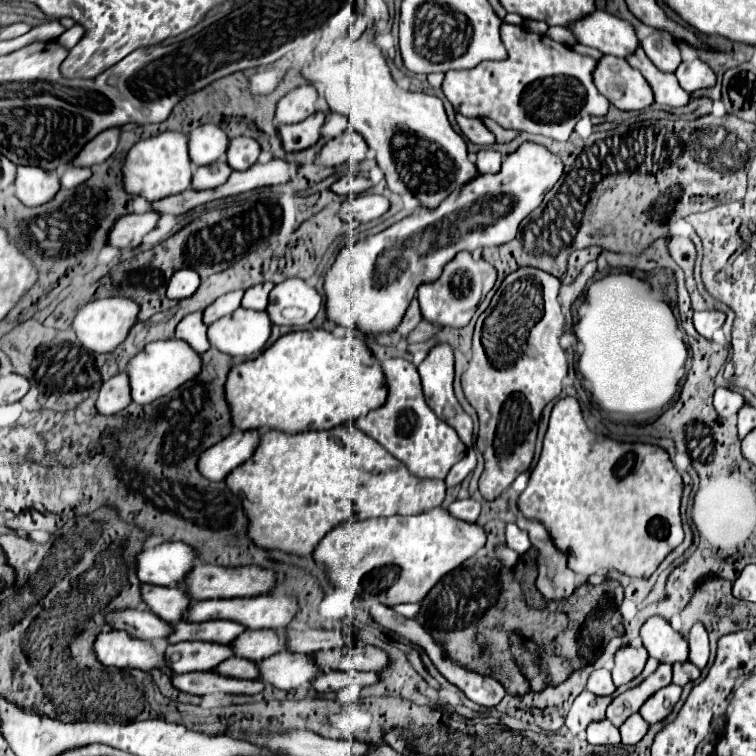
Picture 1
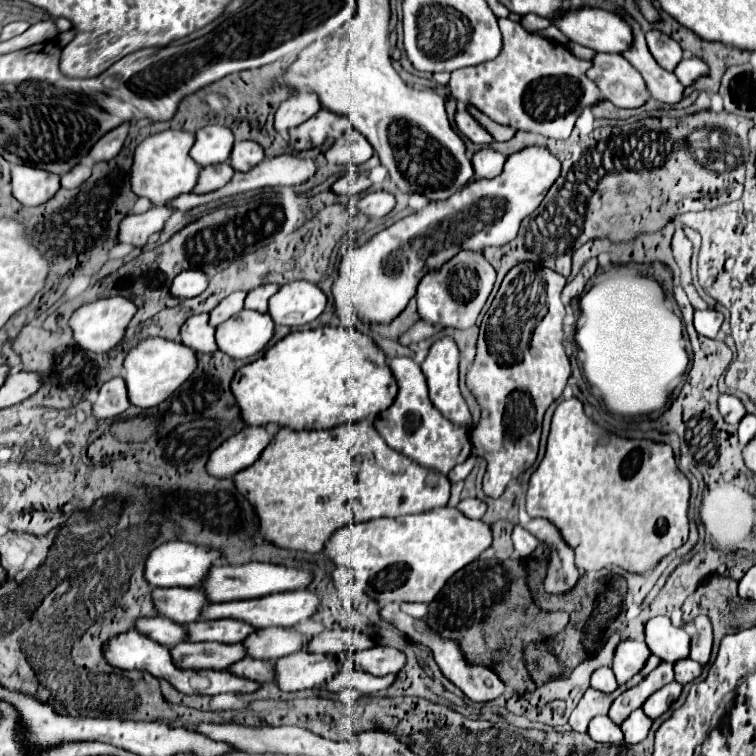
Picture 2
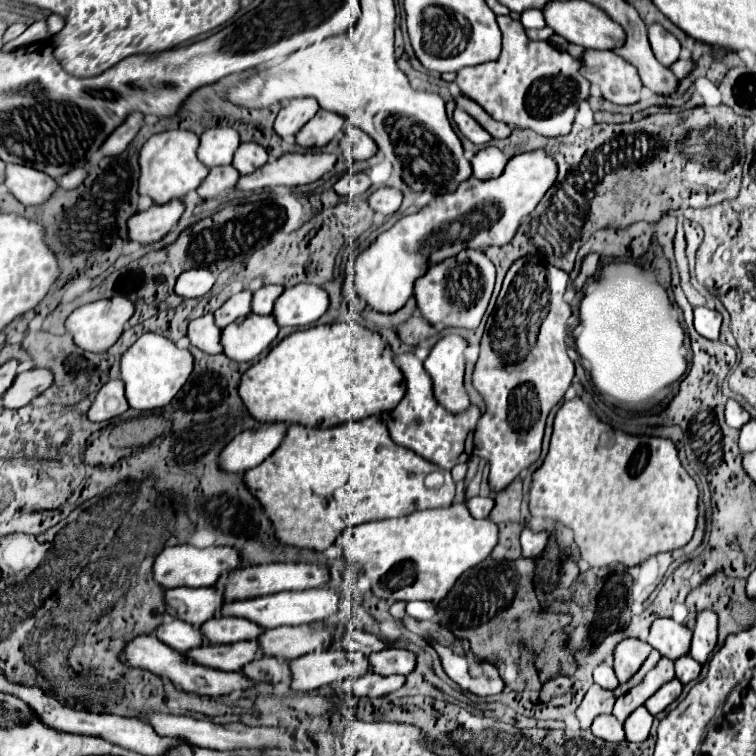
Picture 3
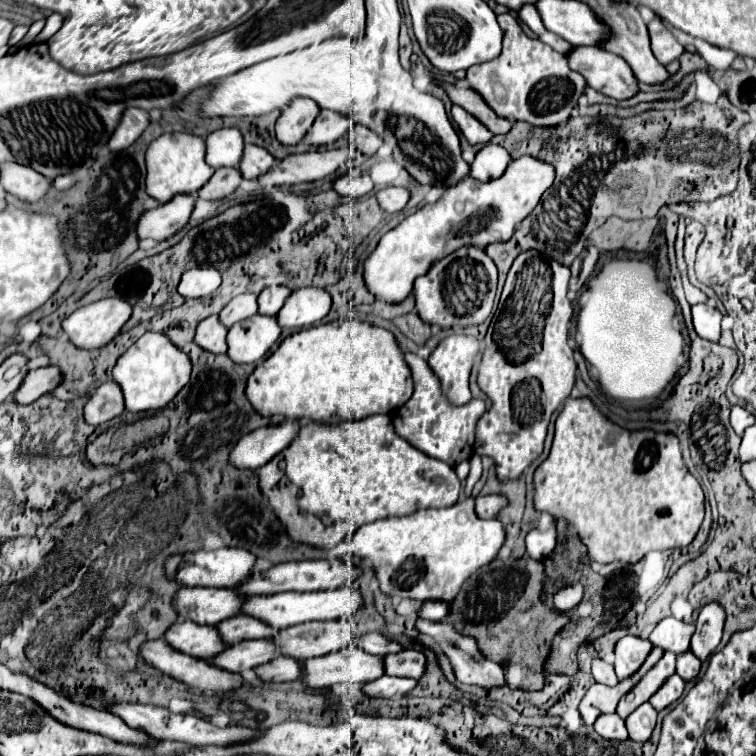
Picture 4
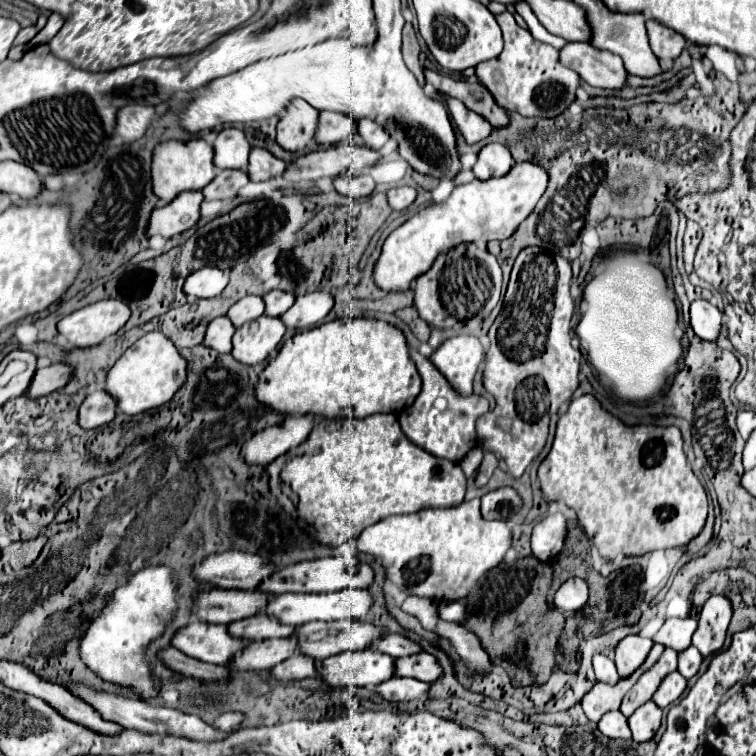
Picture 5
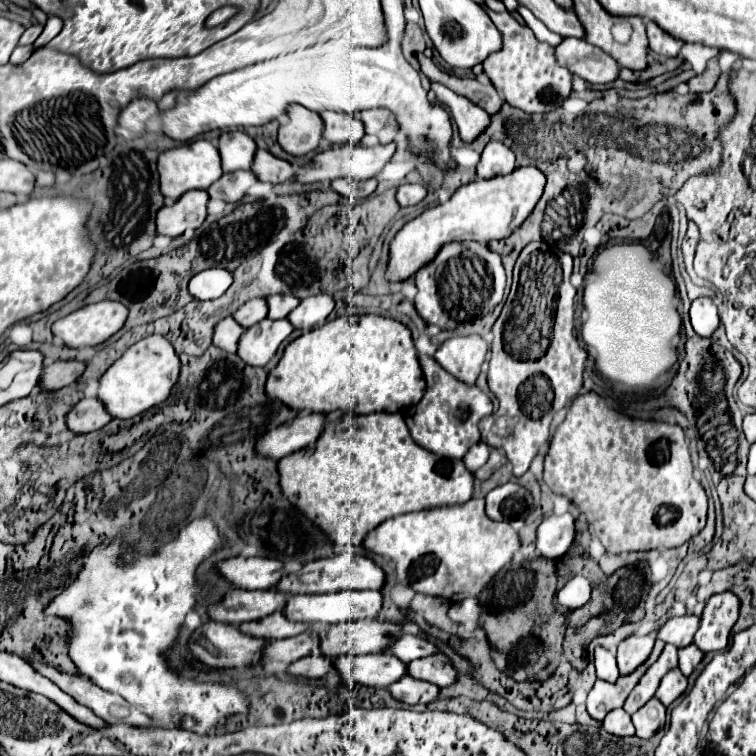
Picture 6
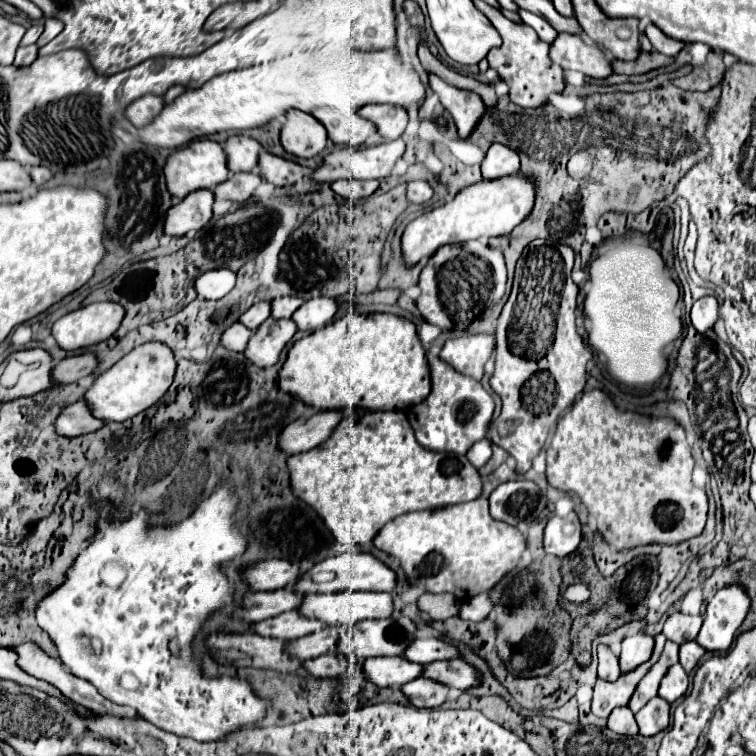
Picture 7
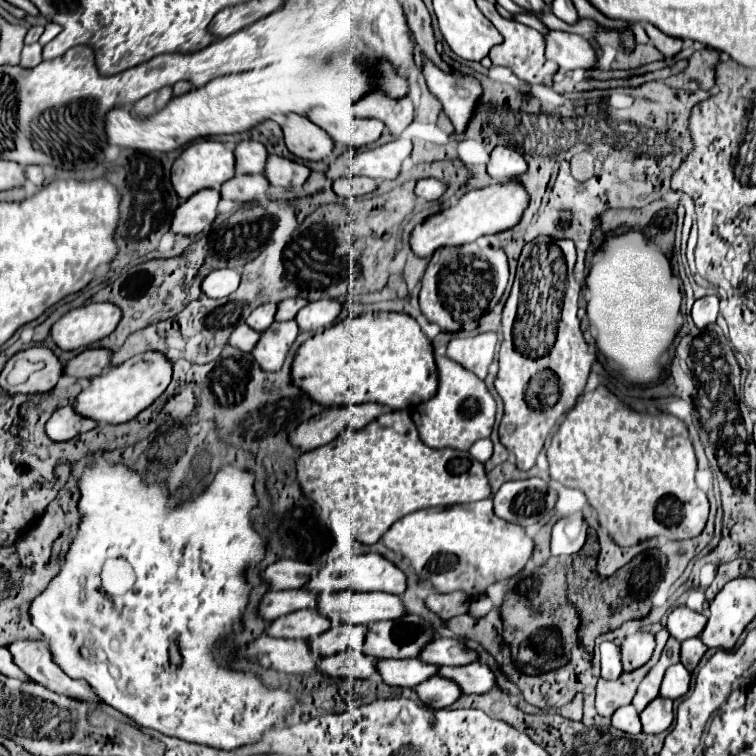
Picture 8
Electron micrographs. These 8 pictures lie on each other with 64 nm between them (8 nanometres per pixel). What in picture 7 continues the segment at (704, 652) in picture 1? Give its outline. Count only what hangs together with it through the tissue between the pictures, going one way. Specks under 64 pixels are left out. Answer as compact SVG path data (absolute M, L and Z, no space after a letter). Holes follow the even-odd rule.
M734 584L718 590L706 604L696 642L708 652L726 652L748 614L748 608L750 598L742 586Z

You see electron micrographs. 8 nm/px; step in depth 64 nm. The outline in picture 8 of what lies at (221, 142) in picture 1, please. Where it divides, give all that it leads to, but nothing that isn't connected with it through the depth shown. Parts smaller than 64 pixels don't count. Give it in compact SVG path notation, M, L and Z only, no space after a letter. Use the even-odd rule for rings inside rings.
M240 140L234 146L236 154L236 172L238 174L256 174L264 172L264 164L268 158L268 152L264 144L254 142L254 140Z

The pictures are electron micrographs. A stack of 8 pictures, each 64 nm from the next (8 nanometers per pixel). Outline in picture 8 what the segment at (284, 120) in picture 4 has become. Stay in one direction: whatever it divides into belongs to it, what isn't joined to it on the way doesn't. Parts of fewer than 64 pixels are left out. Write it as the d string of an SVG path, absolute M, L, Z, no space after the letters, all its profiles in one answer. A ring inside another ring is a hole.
M290 112L282 130L286 148L302 160L322 160L334 148L332 138L306 116Z

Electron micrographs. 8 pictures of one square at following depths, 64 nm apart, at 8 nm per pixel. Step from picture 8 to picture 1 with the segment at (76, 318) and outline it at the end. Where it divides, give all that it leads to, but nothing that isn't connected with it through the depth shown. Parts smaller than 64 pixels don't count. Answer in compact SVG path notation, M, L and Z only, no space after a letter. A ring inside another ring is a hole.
M104 298L88 302L74 318L74 332L84 348L92 352L112 352L118 344L122 344L130 332L130 328L136 322L138 316L138 304L128 298Z

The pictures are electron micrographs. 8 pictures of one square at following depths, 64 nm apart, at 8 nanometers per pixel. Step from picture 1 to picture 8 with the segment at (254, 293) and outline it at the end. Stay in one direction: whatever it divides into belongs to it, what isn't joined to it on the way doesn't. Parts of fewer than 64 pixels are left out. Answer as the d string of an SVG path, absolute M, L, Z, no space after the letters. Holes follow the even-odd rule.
M288 298L288 300L282 300L278 304L278 310L276 310L276 320L292 320L296 316L296 312L308 304L304 298Z

